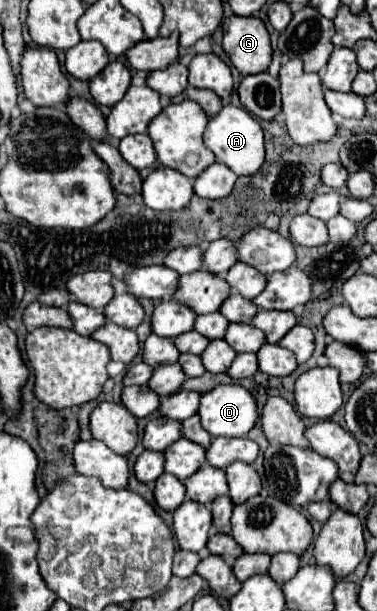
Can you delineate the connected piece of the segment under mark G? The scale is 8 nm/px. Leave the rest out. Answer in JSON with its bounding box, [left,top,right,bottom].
[223,16,271,74]

